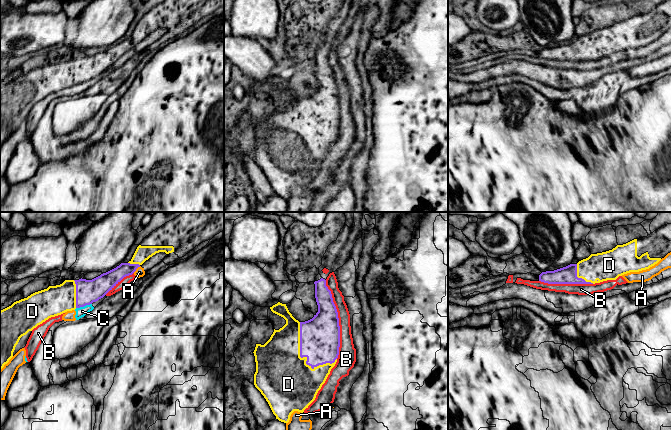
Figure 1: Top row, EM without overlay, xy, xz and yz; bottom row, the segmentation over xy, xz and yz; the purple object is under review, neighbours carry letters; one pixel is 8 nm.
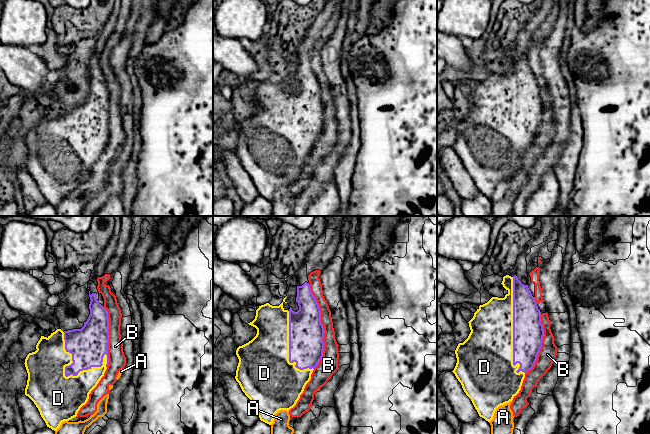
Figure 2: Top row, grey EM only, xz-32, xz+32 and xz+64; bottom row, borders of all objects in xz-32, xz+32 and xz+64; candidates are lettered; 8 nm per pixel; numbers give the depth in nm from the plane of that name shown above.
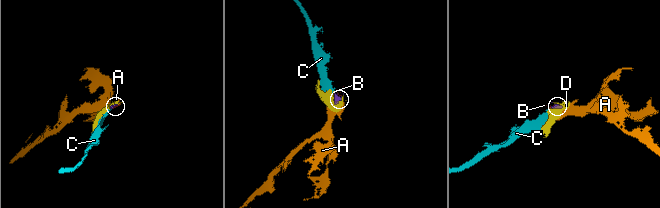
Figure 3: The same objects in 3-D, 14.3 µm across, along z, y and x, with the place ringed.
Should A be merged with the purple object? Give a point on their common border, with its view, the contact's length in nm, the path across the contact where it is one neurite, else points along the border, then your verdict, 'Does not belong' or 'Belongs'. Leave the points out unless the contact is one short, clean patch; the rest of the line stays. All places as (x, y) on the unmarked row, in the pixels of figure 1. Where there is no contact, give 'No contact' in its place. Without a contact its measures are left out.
Touches purple at xy (136, 44). Shared border 80 nm. Boundary: xy (140, 42), (133, 48). Does not belong

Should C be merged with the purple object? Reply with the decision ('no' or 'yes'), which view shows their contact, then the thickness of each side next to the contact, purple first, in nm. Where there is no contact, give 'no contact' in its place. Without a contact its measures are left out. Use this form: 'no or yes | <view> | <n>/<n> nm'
no | xy | 190/80 nm

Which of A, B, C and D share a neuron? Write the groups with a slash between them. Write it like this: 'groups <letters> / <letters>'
groups A B C / D

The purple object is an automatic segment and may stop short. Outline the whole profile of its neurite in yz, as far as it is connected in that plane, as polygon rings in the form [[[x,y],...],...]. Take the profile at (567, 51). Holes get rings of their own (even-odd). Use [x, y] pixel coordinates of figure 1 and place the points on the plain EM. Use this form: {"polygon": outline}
{"polygon": [[[667,0],[647,13],[591,30],[577,40],[542,48],[539,57],[548,60],[595,60],[616,56],[624,50],[649,45],[670,28],[671,0]]]}

